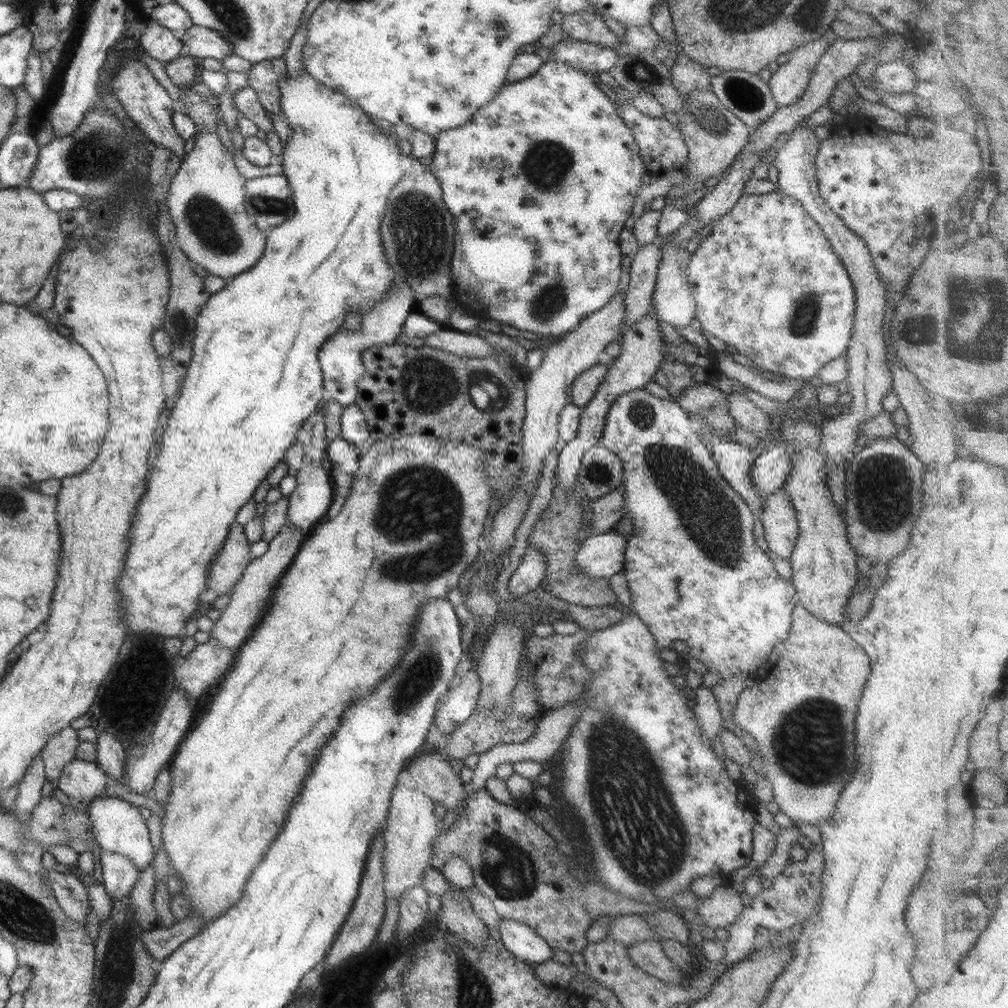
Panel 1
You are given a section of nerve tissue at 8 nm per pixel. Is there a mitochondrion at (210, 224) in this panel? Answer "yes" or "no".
yes

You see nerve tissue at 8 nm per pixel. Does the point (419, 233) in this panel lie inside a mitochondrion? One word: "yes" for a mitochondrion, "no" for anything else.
yes

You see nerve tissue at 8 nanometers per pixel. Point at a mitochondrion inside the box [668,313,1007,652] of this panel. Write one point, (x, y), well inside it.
(879, 481)

